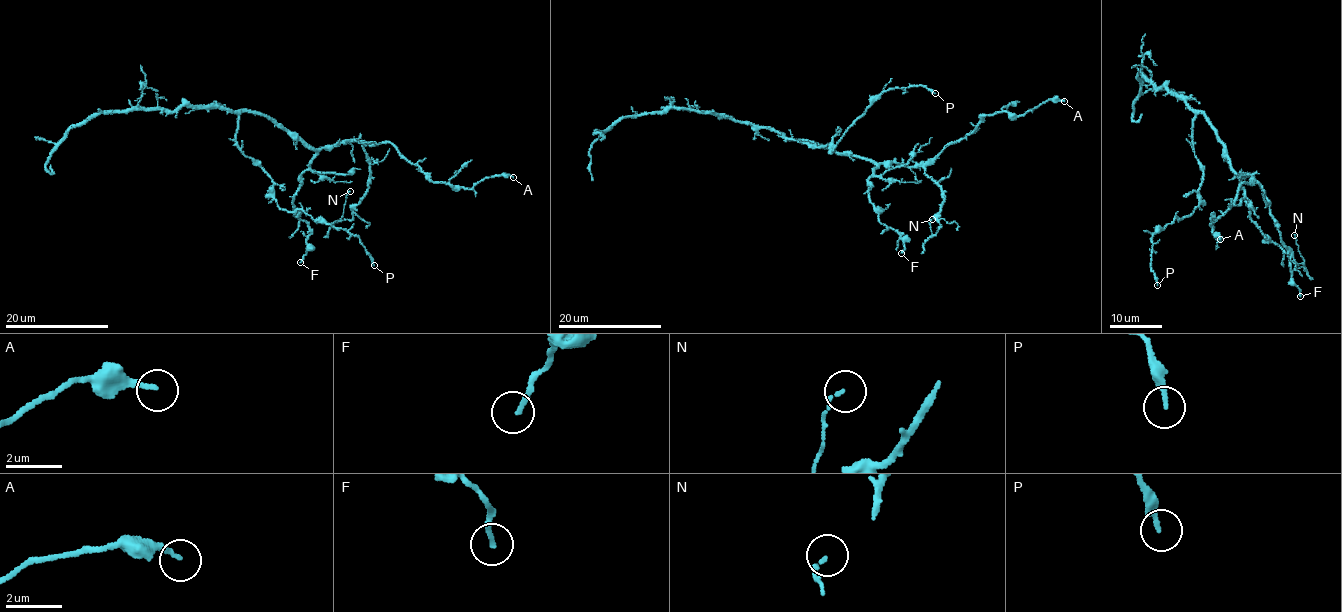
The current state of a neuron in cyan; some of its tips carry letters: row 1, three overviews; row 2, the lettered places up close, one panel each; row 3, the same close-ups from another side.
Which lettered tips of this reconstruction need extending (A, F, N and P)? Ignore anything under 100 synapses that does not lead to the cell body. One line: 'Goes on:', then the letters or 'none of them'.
Goes on: none of them

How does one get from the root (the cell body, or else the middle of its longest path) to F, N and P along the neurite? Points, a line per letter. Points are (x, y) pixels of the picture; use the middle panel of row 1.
F: (816, 142), (868, 159), (877, 167), (868, 181), (871, 203), (879, 221), (900, 233), (905, 247), (901, 253)
N: (816, 142), (874, 163), (921, 166), (940, 187), (944, 198), (938, 217), (940, 227), (933, 237), (932, 219)
P: (816, 142), (788, 139), (782, 134), (786, 139), (818, 147), (835, 146), (885, 92), (918, 85), (935, 93)

